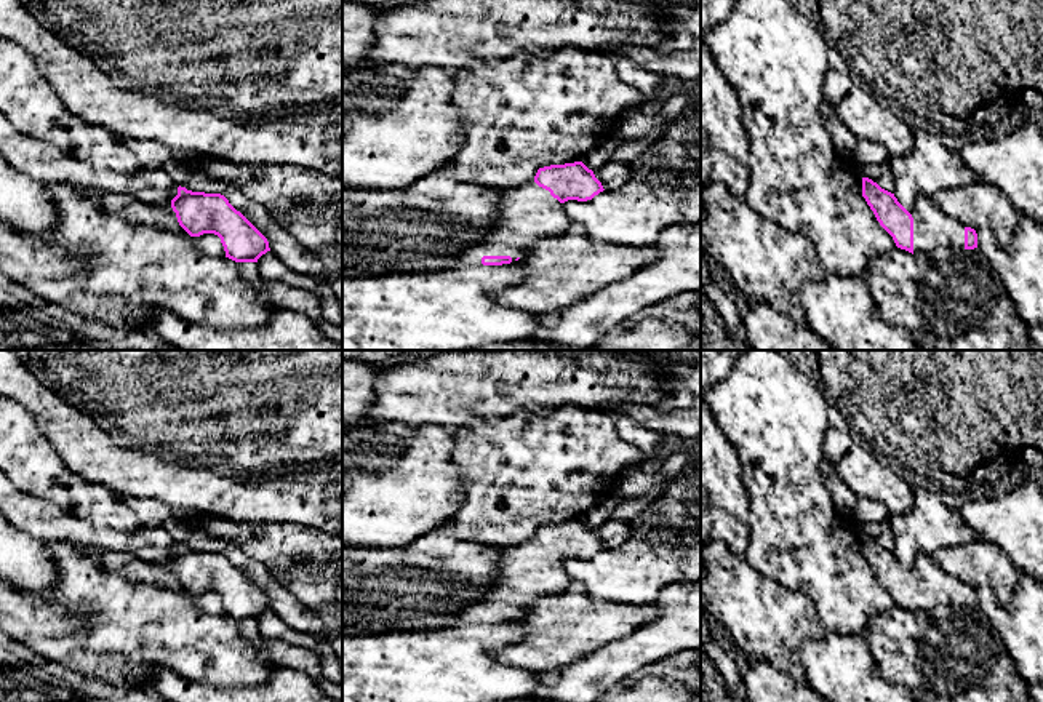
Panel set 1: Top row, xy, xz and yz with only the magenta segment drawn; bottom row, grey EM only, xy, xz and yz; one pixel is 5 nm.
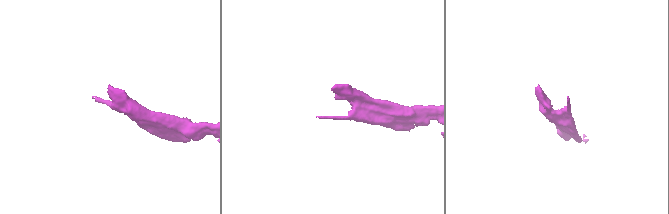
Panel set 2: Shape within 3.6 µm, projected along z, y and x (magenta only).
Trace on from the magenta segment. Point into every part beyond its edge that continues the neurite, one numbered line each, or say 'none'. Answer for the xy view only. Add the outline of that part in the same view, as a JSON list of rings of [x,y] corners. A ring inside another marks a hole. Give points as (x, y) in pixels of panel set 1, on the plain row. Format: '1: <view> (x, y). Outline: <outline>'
1: xy (39, 518). Outline: [[[0,470],[0,513],[18,529],[50,544],[69,542],[98,550],[125,552],[147,561],[166,564],[174,574],[171,558],[179,542],[163,528],[138,528],[125,532],[91,526],[56,507],[19,491]]]

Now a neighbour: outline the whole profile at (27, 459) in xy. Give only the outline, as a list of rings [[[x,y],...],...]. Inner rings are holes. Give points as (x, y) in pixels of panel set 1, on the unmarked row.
[[[0,395],[0,470],[19,491],[51,502],[91,526],[125,532],[141,528],[122,494],[70,470],[30,413],[3,395]]]

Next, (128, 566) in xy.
[[[74,544],[78,550],[86,552],[93,563],[109,574],[117,574],[128,582],[150,584],[160,588],[187,595],[197,608],[210,616],[226,616],[221,596],[214,592],[190,595],[178,580],[178,576],[163,563],[147,561],[125,552],[98,550]]]

